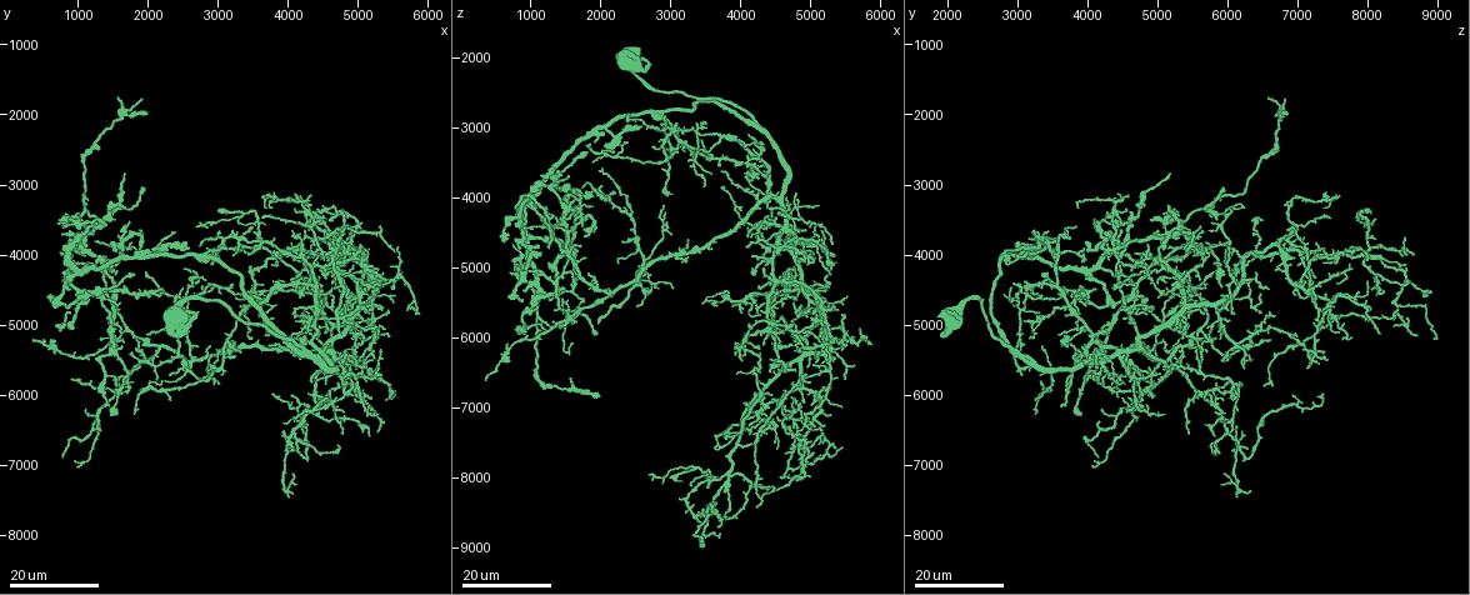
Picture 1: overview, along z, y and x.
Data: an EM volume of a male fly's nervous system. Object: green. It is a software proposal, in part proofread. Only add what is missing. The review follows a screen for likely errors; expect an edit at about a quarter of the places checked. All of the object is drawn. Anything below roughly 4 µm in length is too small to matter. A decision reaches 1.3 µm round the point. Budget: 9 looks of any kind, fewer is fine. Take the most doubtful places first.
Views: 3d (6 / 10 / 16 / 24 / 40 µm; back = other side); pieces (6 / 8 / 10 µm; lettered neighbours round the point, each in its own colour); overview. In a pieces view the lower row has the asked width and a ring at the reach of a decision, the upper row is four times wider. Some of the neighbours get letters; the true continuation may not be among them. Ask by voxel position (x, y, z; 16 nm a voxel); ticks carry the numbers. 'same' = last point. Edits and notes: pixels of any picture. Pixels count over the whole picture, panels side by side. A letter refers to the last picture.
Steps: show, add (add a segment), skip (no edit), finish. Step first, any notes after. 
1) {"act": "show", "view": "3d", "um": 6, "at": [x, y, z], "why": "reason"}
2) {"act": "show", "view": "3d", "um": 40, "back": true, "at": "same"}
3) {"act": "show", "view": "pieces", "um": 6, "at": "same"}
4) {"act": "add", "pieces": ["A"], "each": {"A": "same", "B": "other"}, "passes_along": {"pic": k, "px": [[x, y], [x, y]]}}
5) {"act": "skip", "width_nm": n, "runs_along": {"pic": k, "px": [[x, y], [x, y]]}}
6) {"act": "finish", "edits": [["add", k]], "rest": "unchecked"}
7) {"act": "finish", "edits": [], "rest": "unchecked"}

{"act": "show", "view": "3d", "um": 16, "at": [2200, 4500, 4100], "why": "end of a long branch"}

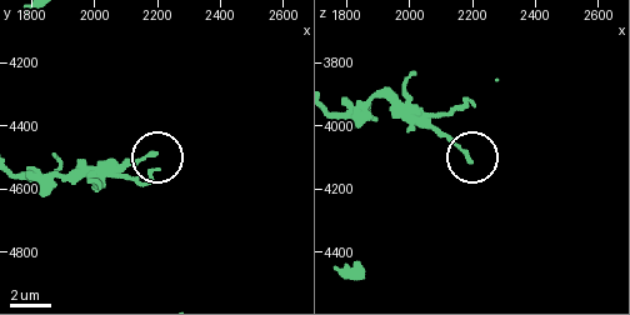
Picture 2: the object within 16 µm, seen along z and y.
{"act": "show", "view": "pieces", "um": 6, "at": [2190, 4500, 4110]}

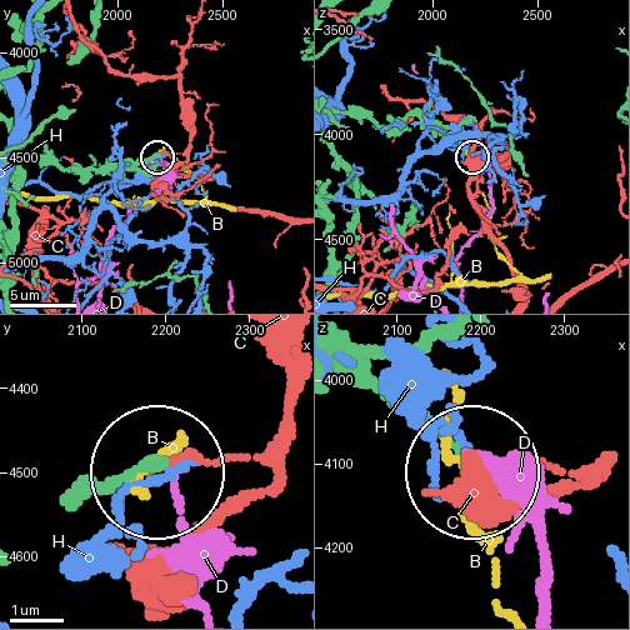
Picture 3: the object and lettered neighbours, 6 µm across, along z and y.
{"act": "skip", "width_nm": 210, "each": {"B": "other", "C": "other", "D": "other", "H": "other"}, "runs_along": {"pic": 3, "px": [[83, 508], [146, 466]]}, "found": "none of them fits"}

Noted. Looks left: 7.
{"act": "show", "view": "3d", "um": 16, "at": [5400, 4400, 5600], "why": "an open end"}

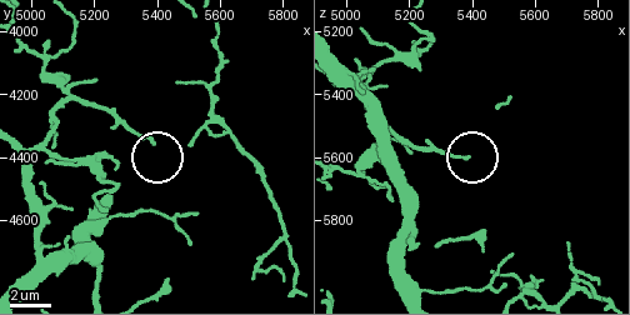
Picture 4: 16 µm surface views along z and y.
{"act": "show", "view": "pieces", "um": 6, "at": [5380, 4350, 5590], "why": "what lies round it"}

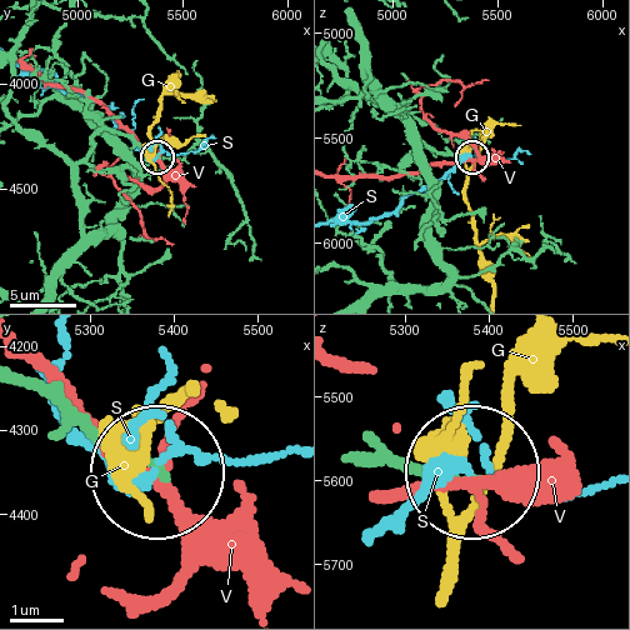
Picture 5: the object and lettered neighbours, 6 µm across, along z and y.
{"act": "skip", "each": {"G": "other", "S": "other", "V": "other"}, "runs_along": {"pic": 5, "px": [[380, 449], [469, 475]]}, "found": "no lettered segment goes on from it"}

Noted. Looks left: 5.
{"act": "show", "view": "3d", "um": 24, "at": [3650, 3500, 7450], "why": "an open end"}

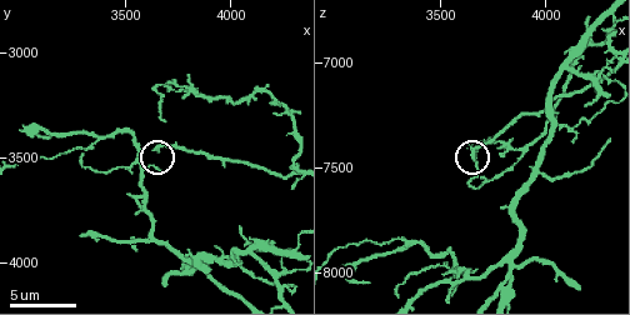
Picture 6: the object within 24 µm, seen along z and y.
{"act": "show", "view": "pieces", "um": 10, "at": "same"}

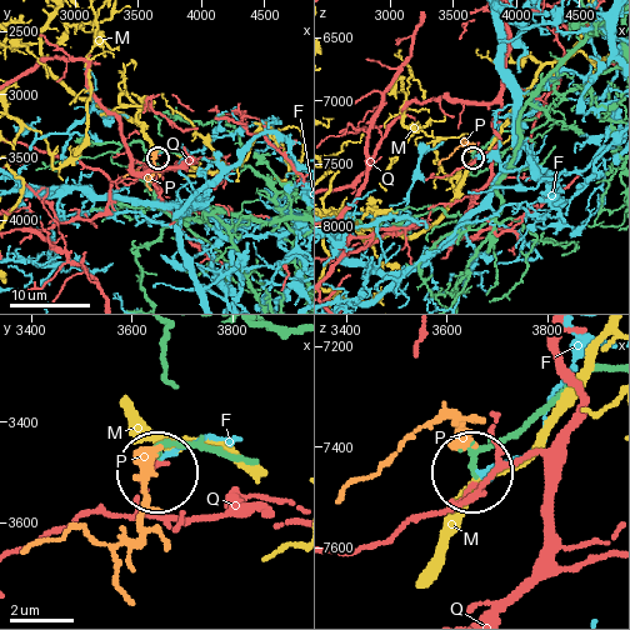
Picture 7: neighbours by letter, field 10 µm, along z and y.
{"act": "add", "pieces": ["P"], "each": {"F": "other", "M": "other", "P": "same", "Q": "other"}, "found": "the neuron continues"}

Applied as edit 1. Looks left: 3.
{"act": "show", "view": "3d", "um": 16, "at": [3700, 3750, 3550], "why": "free end"}

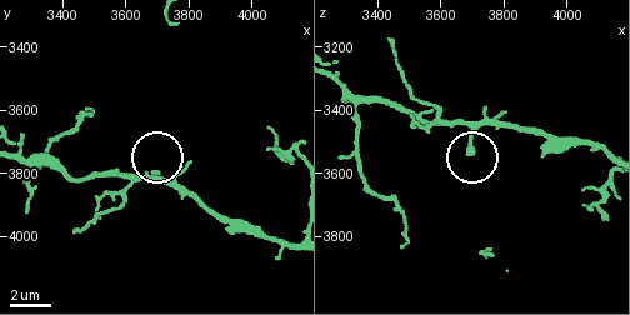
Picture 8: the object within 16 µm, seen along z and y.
{"act": "show", "view": "pieces", "um": 8, "at": [3700, 3790, 3530], "why": "see the neighbours"}

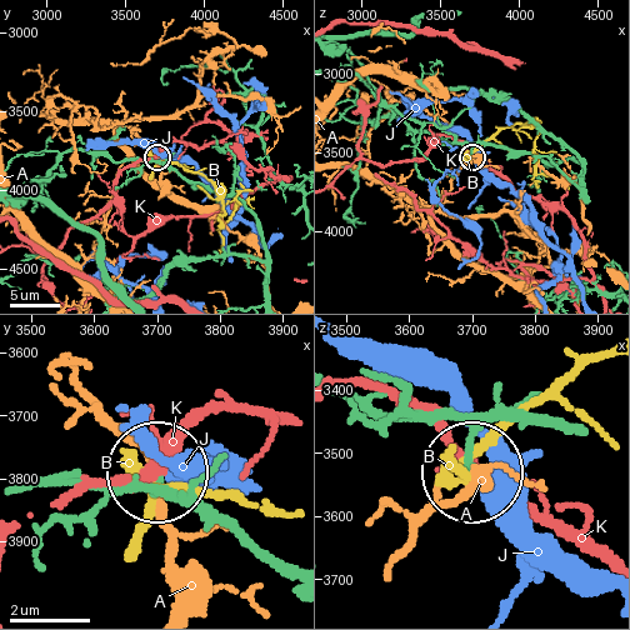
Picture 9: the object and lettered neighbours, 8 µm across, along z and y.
{"act": "skip", "each": {"A": "other", "B": "other", "J": "other", "K": "other"}, "runs_along": {"pic": 9, "px": [[48, 483], [138, 483], [159, 493], [159, 475]]}, "found": "no lettered segment goes on from it"}

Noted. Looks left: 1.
{"act": "finish", "edits": [["add", 7]], "rest": "unchecked"}

